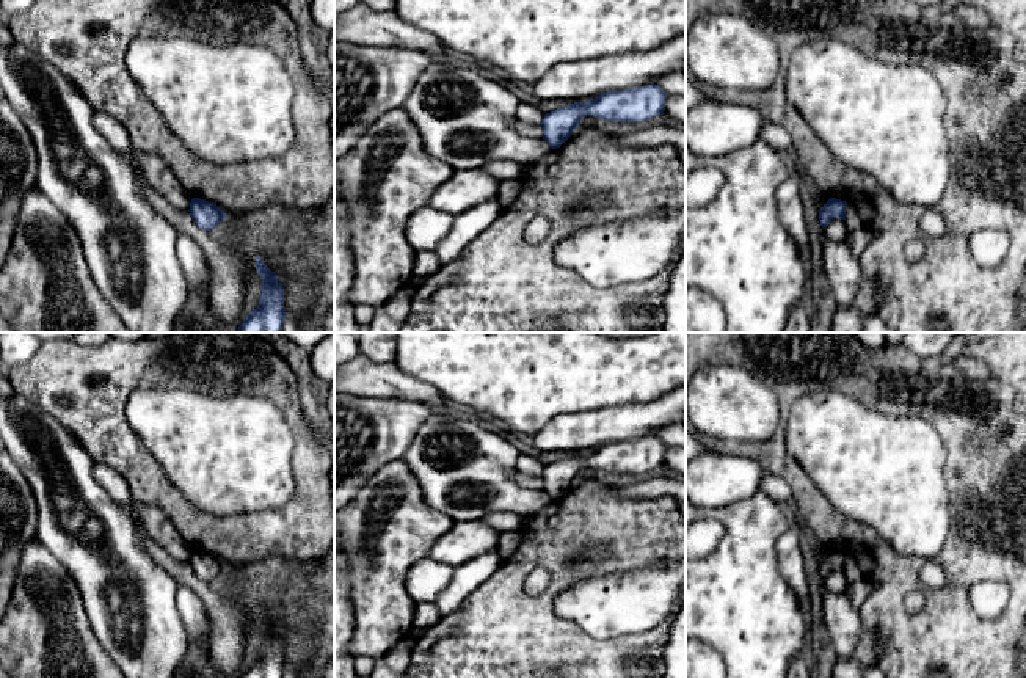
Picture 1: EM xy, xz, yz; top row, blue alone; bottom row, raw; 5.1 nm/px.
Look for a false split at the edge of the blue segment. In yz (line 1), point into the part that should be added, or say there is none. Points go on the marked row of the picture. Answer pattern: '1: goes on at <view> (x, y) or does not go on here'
1: does not go on here

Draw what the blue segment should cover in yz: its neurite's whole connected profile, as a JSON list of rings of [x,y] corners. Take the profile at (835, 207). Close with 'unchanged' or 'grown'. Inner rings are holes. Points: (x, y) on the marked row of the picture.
[[[830,198],[827,204],[819,210],[819,221],[822,228],[827,228],[835,218],[846,220],[846,201]]]; unchanged

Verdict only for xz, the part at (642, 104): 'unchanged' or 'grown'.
unchanged

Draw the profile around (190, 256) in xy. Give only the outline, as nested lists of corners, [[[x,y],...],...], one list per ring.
[[[179,232],[176,256],[184,270],[188,290],[204,297],[206,300],[210,300],[209,267],[201,246],[188,235]]]

